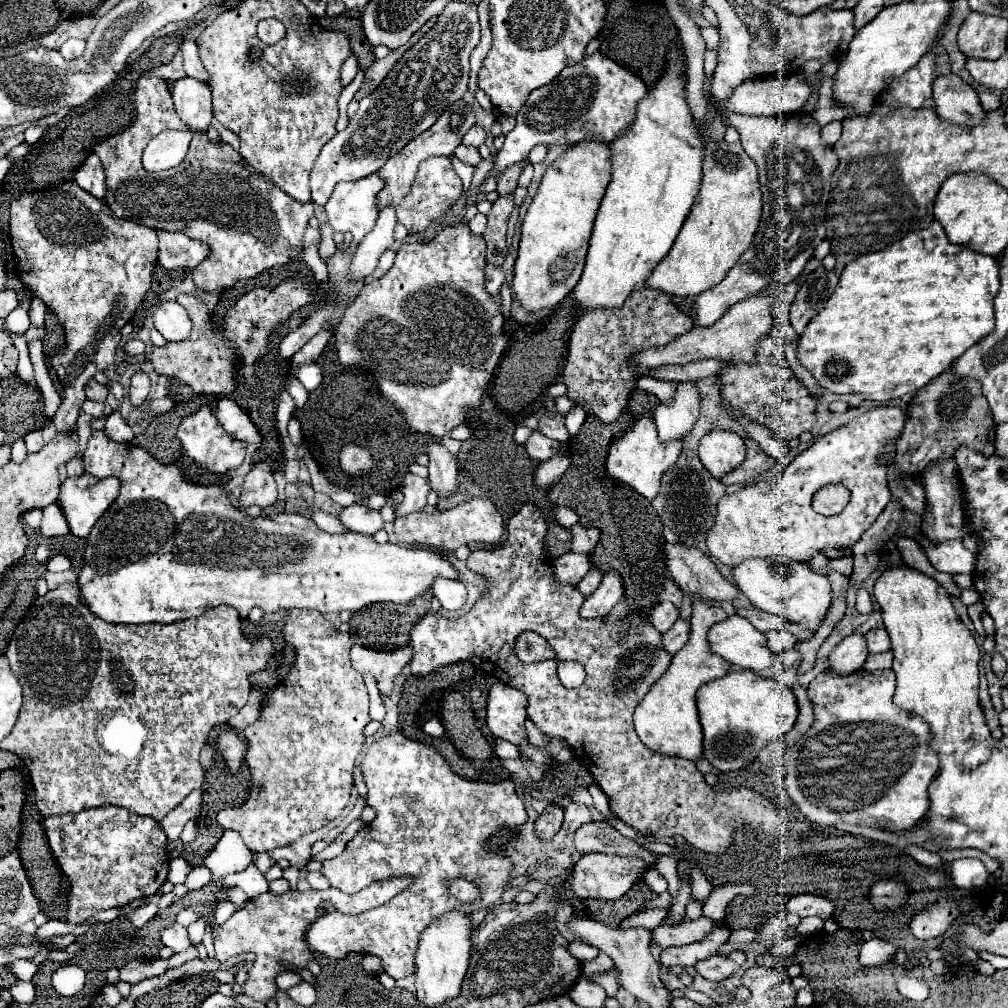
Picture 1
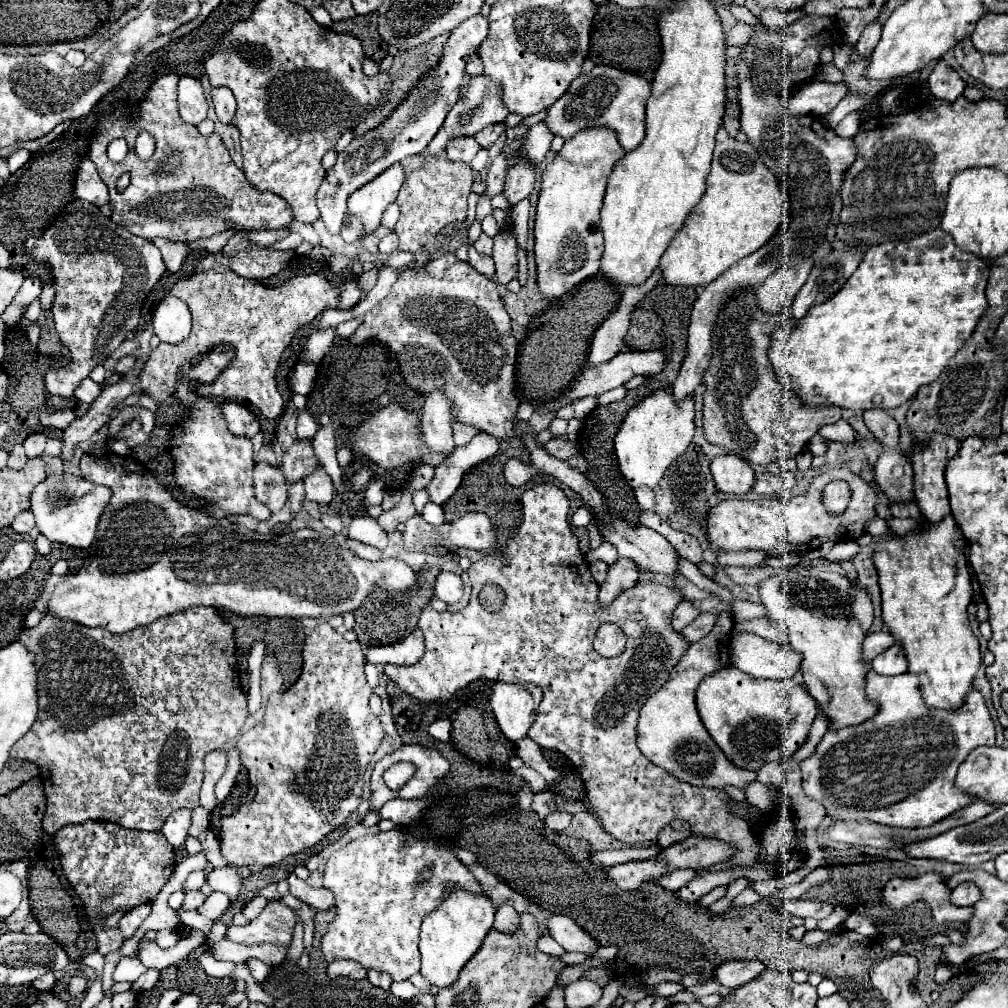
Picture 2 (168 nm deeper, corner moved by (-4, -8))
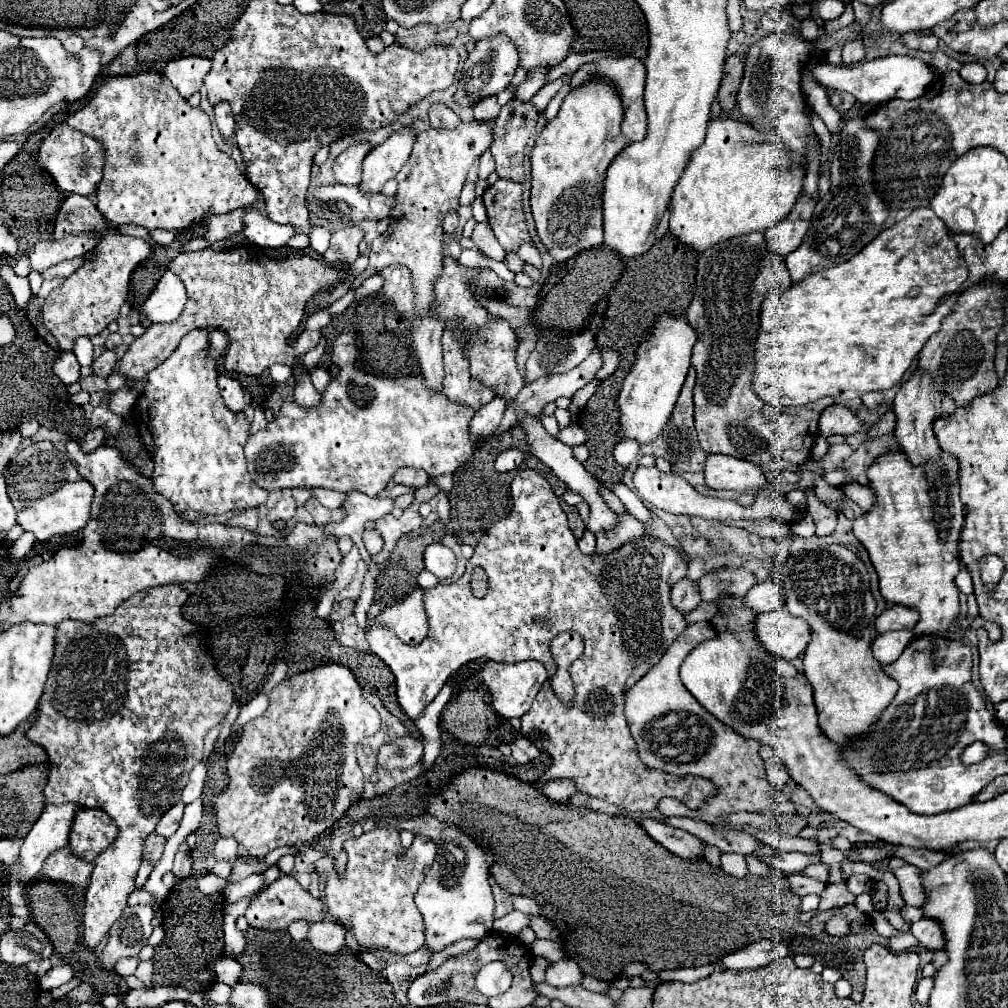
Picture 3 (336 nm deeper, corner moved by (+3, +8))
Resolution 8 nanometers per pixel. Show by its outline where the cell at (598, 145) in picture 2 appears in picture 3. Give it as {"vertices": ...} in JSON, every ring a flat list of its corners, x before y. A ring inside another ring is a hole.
{"vertices":[[593,80,593,84,583,84,569,92,561,104,555,120,551,120,539,134,531,150,531,210,537,228,537,236,555,262,567,262,575,254,597,248,603,244,603,216,601,216,601,194,605,170,611,160,631,144,629,138,621,134,623,108,615,88,609,88,605,80]]}

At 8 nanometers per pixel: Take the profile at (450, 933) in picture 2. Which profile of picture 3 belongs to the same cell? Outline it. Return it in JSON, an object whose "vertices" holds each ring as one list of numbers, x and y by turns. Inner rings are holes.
{"vertices":[[447,826,445,832,441,834,437,858,431,864,431,870,427,872,423,884,415,894,415,904,425,924,425,946,429,948,429,952,441,952,453,942,465,938,481,940,485,934,493,930,493,894,489,888,489,864,491,864,489,860,491,854,485,852,483,848,477,848,477,844,473,844,473,840,469,840,469,836,465,836,461,830]]}

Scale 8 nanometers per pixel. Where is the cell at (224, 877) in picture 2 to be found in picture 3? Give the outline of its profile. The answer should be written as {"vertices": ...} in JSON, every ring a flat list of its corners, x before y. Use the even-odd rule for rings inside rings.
{"vertices":[[219,838,217,844,215,844,215,850,213,850,213,856,217,862,229,862,229,864,235,864,237,860,237,840,233,838]]}

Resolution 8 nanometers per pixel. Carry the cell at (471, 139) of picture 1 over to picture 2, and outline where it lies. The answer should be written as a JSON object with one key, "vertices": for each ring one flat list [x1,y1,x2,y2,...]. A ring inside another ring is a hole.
{"vertices":[[504,122,492,124,492,126,484,128,484,130,480,130,474,138,476,138,476,142,478,142,482,148,490,148,490,146,500,138,500,134,502,134,504,130,506,130,506,124,504,124]]}

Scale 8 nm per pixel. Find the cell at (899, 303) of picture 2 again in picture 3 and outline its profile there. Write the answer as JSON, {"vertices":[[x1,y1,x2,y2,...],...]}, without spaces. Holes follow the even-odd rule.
{"vertices":[[919,208,917,212,911,212,905,220,901,220,901,222,893,224,891,228,885,228,883,232,879,232,875,236,875,240,869,242,851,260,847,260,839,266,815,272,813,276,807,276,803,282,793,284,787,292,769,292,767,294,767,298,761,306,761,328,759,328,757,344,755,344,755,374,753,374,755,392,765,402,769,402,777,408,783,408,783,406,803,406,803,404,815,402,819,398,825,398,825,396,839,398,839,400,851,400,851,398,863,396,865,392,873,392,873,390,883,392,887,388,893,388,895,384,899,384,905,370,917,358,919,350,929,340,929,336,941,330,943,318,953,312,961,292,949,292,949,288,951,286,961,286,965,280,967,280,967,264,961,258,961,254,957,252,957,244,955,244,951,232,947,230,945,222,941,222,931,208]]}

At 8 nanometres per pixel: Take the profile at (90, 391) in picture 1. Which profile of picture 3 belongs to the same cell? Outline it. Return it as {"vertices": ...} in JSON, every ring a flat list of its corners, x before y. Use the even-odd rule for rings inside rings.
{"vertices":[[63,352,61,358,53,366,53,372,61,378,63,384,75,384,75,382,79,382,81,380,79,370,81,370,81,364,77,362,75,354,69,354,69,352]]}

